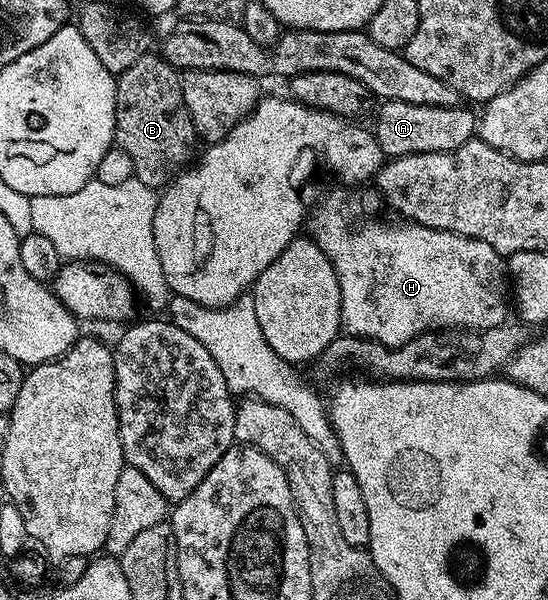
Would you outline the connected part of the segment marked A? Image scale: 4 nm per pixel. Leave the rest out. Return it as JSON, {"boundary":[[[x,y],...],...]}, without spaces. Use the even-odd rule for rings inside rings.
{"boundary":[[[388,100],[381,107],[372,135],[386,158],[456,150],[456,146],[464,146],[476,132],[475,113],[470,113],[465,106],[416,106],[412,102]]]}

